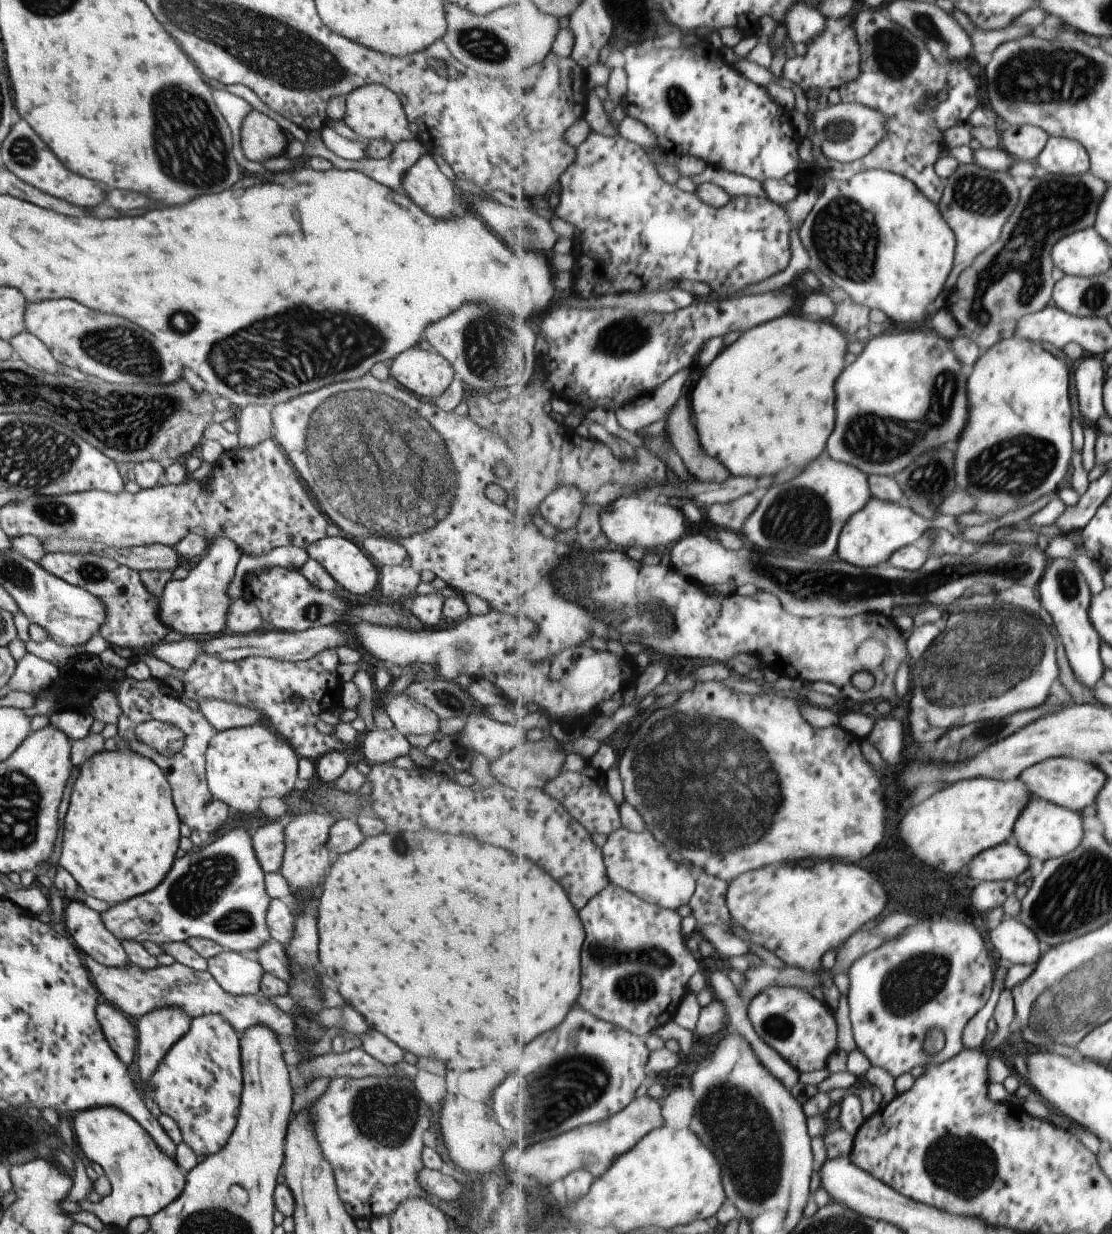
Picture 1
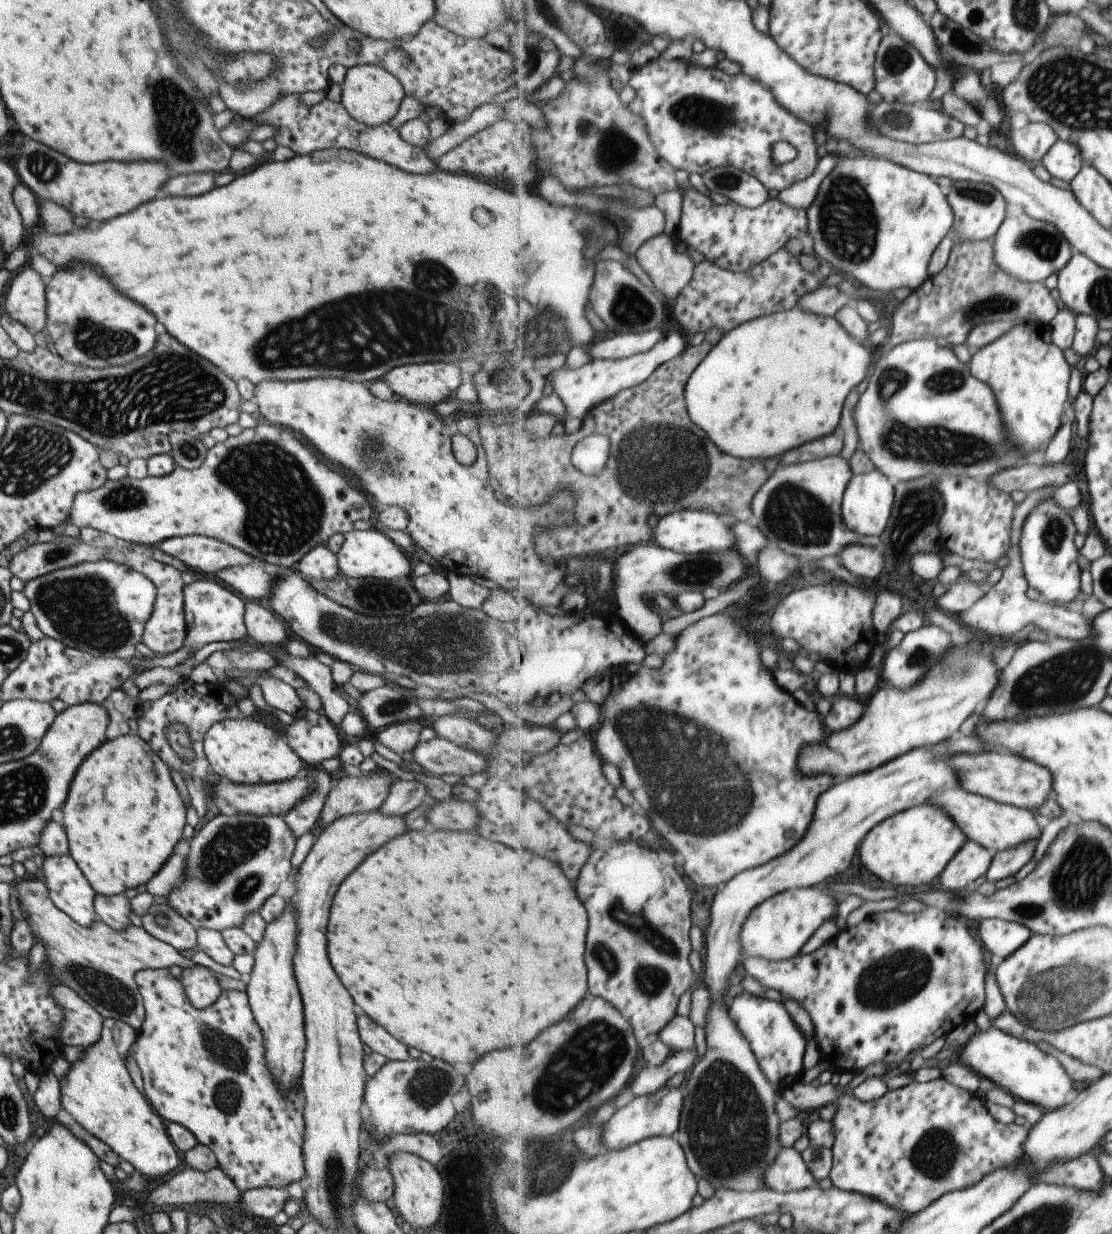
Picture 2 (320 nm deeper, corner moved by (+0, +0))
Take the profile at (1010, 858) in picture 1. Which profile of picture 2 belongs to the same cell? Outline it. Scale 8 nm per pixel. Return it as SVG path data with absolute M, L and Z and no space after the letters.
M968 840L949 865L943 869L938 880L948 891L961 892L977 878L986 876L995 853L978 842Z

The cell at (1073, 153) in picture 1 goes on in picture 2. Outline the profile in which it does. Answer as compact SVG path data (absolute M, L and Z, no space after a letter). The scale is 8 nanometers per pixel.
M1059 139L1041 164L1053 178L1070 183L1082 172L1085 162L1075 144Z

